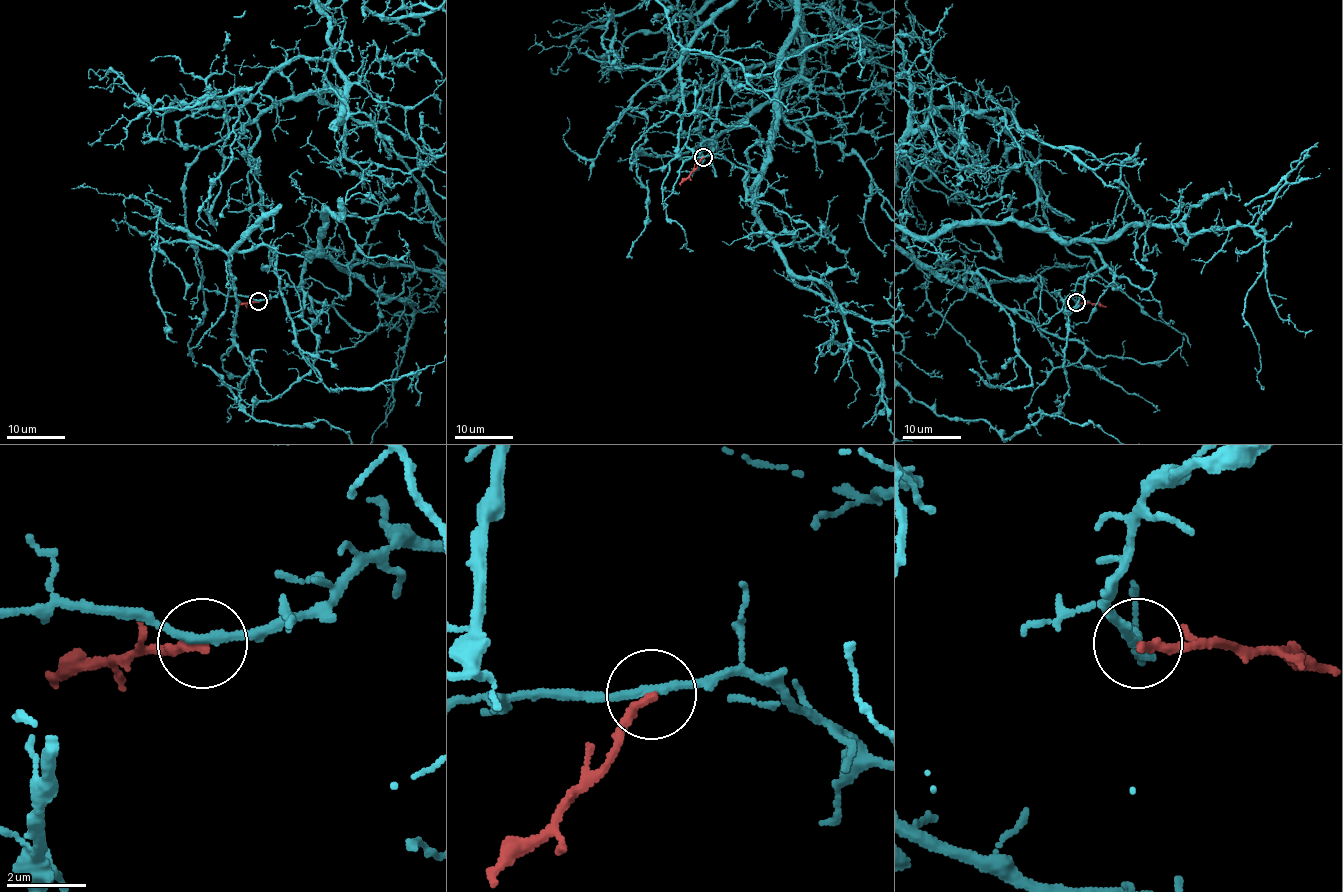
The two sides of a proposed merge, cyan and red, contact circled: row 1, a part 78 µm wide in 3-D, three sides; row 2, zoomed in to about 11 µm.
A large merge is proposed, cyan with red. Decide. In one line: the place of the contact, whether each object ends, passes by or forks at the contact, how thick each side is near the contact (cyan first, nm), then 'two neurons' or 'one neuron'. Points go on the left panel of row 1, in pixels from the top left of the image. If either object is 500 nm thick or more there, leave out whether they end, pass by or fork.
at (258, 301); cyan passes by; red ends there; 220 nm thick on the cyan side, 240 nm on the other; two neurons

